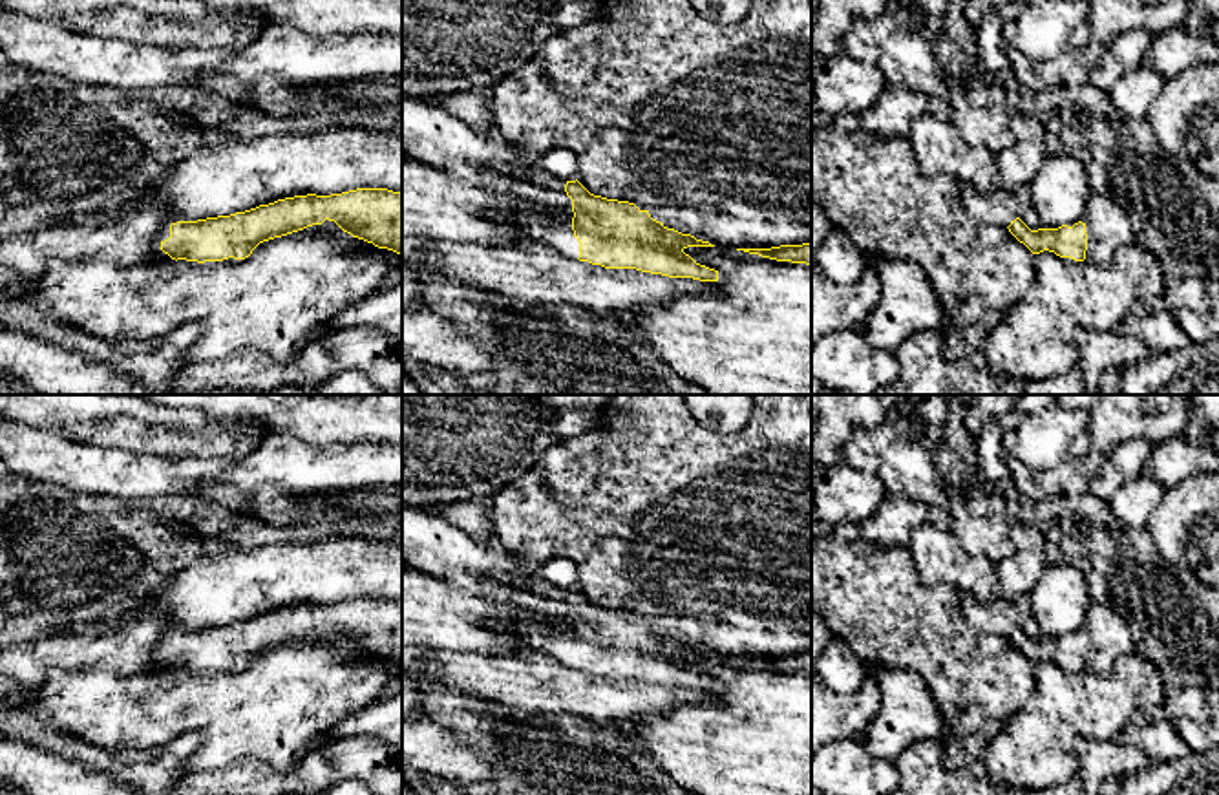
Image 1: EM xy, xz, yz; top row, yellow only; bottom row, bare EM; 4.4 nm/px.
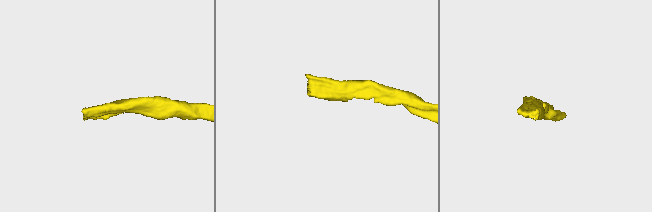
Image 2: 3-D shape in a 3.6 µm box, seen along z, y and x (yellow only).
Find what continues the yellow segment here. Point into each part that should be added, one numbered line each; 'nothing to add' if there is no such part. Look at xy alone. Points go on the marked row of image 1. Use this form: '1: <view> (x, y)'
1: xy (165, 231)

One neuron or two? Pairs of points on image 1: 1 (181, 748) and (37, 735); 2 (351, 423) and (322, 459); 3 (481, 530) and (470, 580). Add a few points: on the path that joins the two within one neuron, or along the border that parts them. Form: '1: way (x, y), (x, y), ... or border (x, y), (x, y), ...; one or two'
1: way (150, 775), (125, 775), (105, 759), (75, 750); one
2: border (293, 437), (304, 443), (379, 443); two
3: border (443, 518), (481, 543), (492, 536); two

